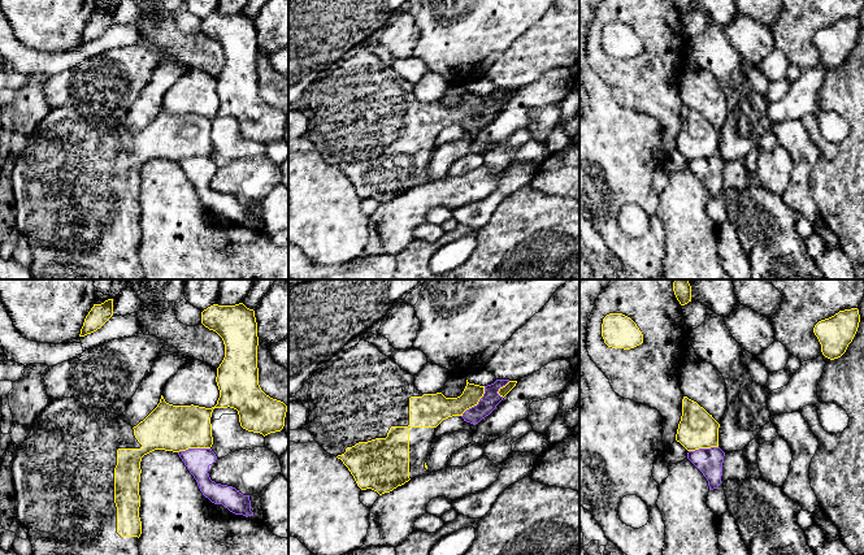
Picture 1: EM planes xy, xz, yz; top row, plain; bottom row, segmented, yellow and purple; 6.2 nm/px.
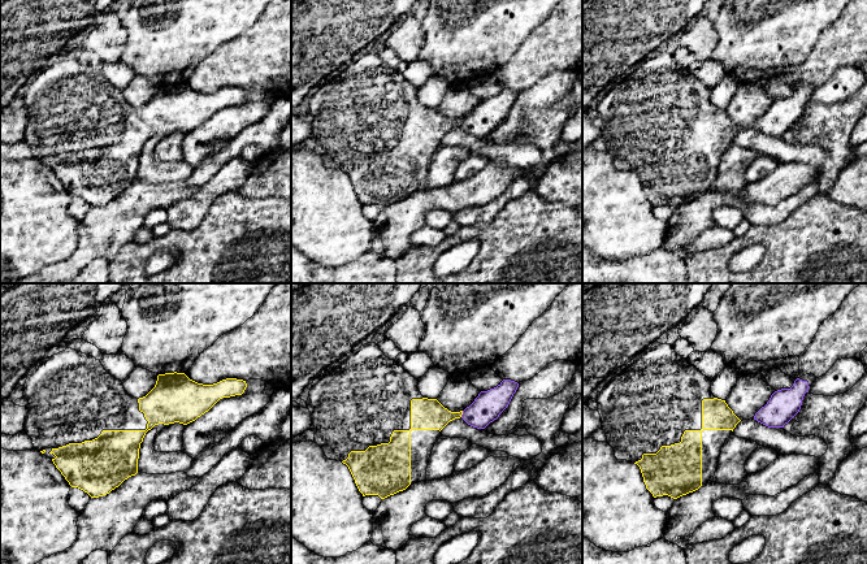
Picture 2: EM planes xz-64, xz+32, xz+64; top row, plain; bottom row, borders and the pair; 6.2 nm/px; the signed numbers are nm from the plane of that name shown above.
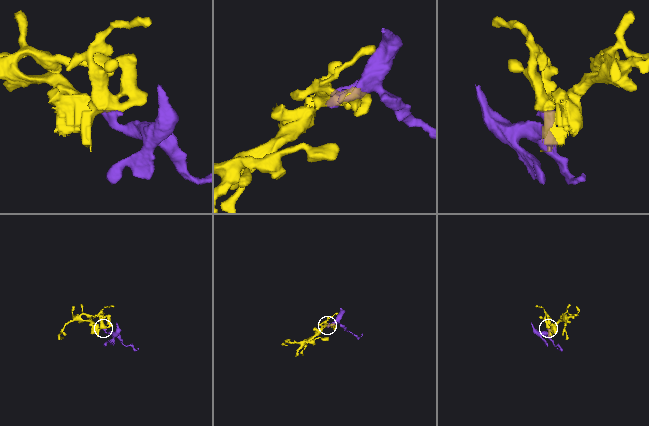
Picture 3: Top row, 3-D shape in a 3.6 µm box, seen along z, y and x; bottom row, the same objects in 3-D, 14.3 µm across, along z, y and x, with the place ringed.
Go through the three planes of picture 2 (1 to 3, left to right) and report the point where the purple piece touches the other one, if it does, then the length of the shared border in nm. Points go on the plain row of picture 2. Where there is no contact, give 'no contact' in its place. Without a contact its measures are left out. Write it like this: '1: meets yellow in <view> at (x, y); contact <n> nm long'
1: no contact
2: meets yellow in xz+32 at (462, 122); contact 40 nm long
3: no contact

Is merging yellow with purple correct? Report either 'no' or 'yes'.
no

